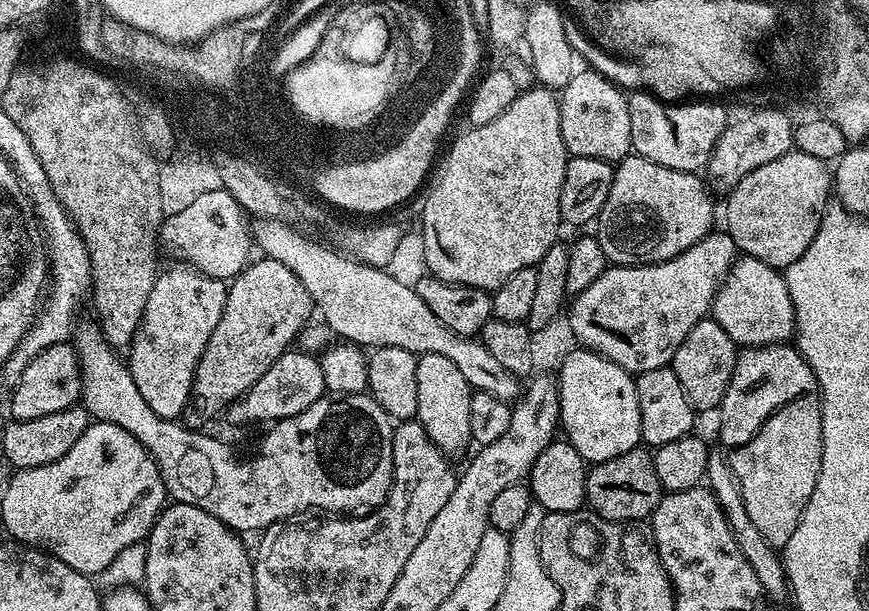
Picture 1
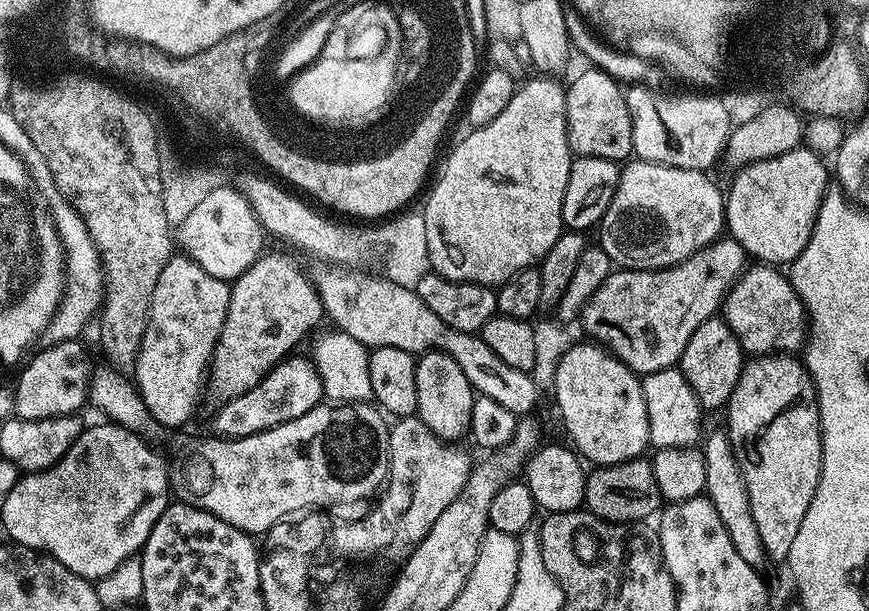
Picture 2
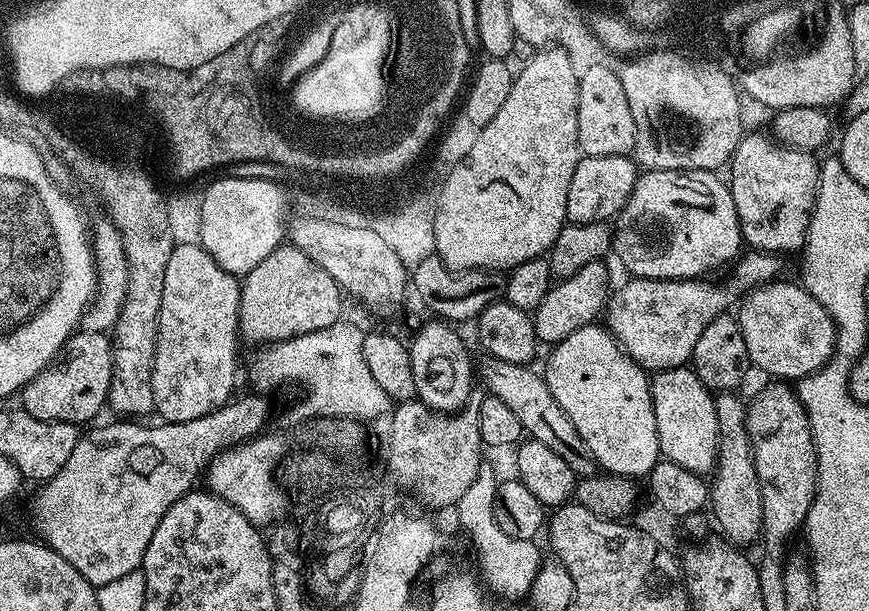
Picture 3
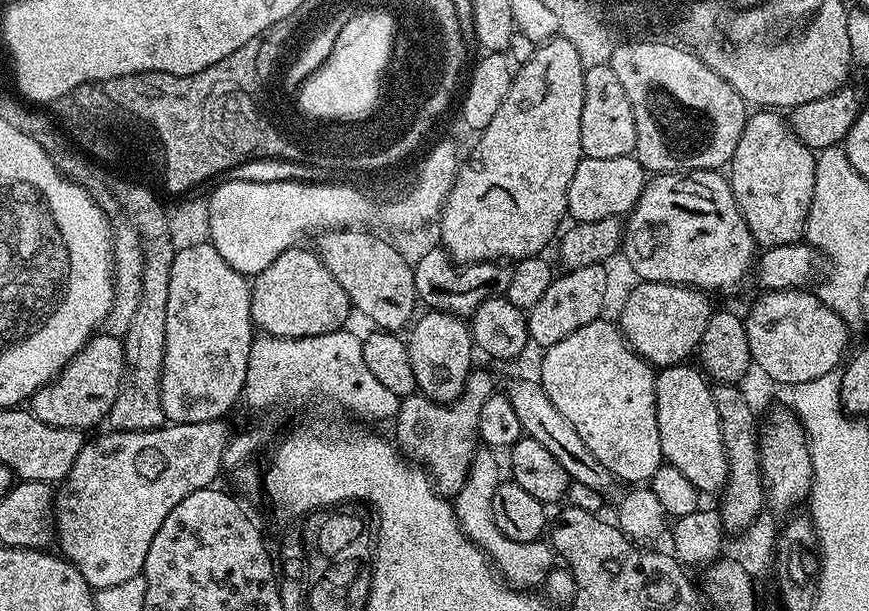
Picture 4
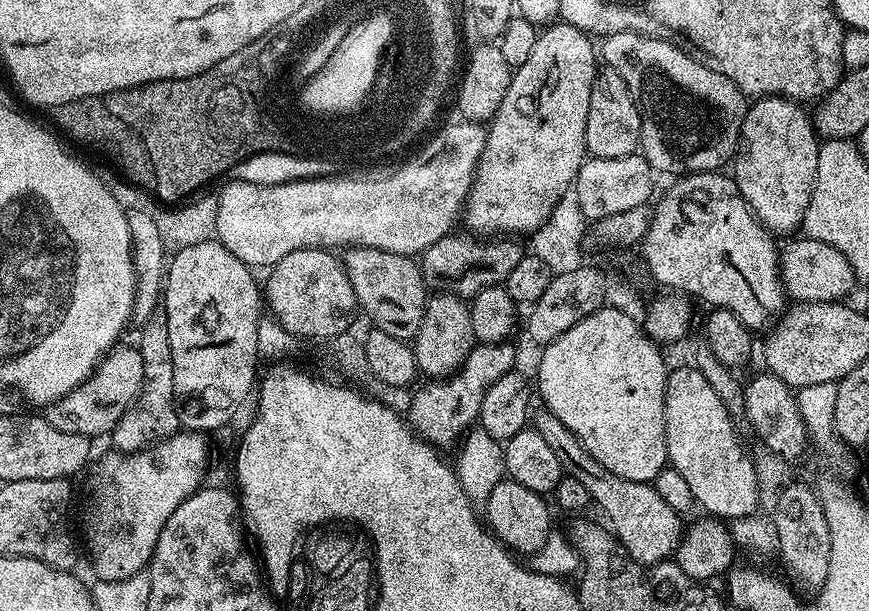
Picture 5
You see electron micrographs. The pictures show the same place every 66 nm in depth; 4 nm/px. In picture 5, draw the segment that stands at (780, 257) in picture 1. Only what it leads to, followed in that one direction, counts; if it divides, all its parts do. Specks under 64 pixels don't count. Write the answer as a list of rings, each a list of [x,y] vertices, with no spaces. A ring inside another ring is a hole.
[[[770,96],[767,98],[760,98],[755,101],[756,104],[747,109],[744,113],[744,121],[740,127],[740,142],[736,146],[734,153],[734,164],[736,160],[736,172],[734,171],[734,179],[738,190],[742,194],[742,198],[748,204],[748,209],[752,211],[753,216],[768,229],[769,232],[773,234],[779,234],[779,232],[788,232],[784,234],[792,234],[792,232],[801,227],[804,222],[804,215],[806,214],[806,206],[810,202],[812,197],[812,183],[816,177],[816,167],[818,166],[818,150],[820,149],[821,141],[818,139],[815,129],[812,127],[812,121],[810,119],[809,113],[803,112],[801,105],[794,100],[786,100],[778,96]]]

